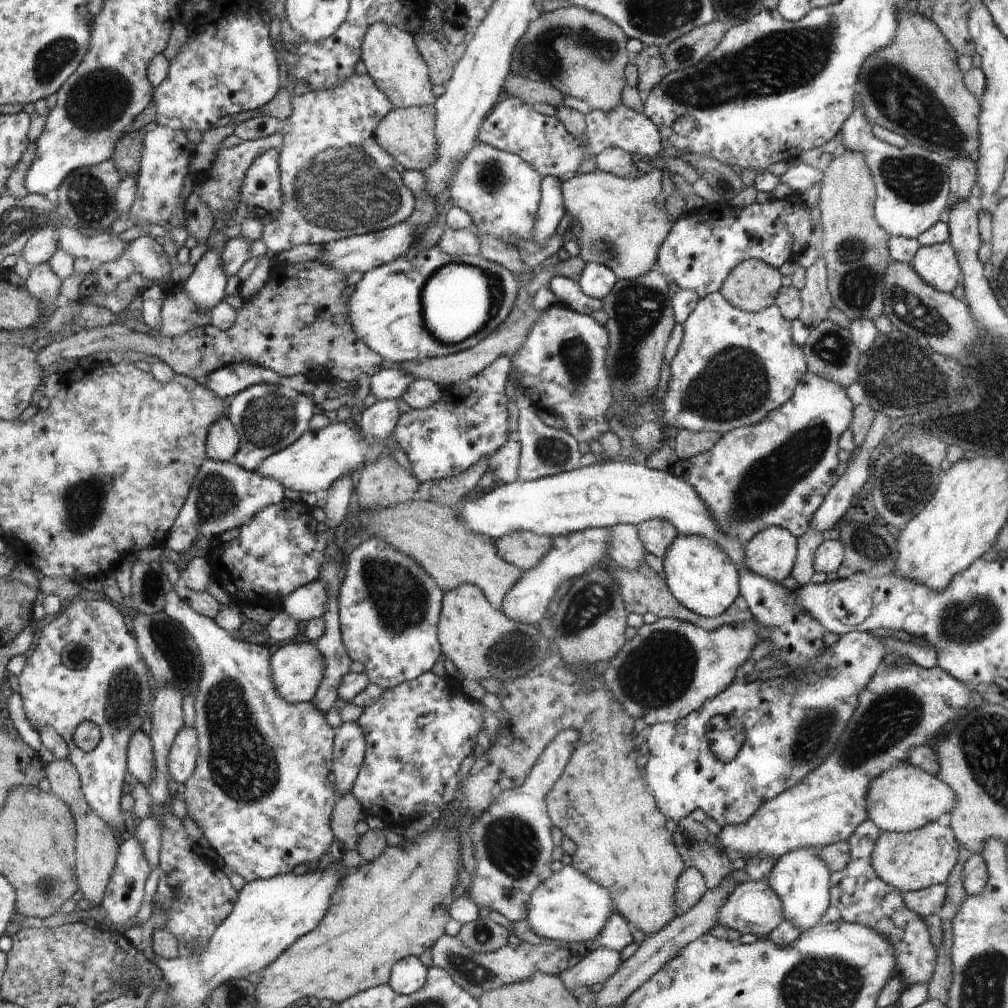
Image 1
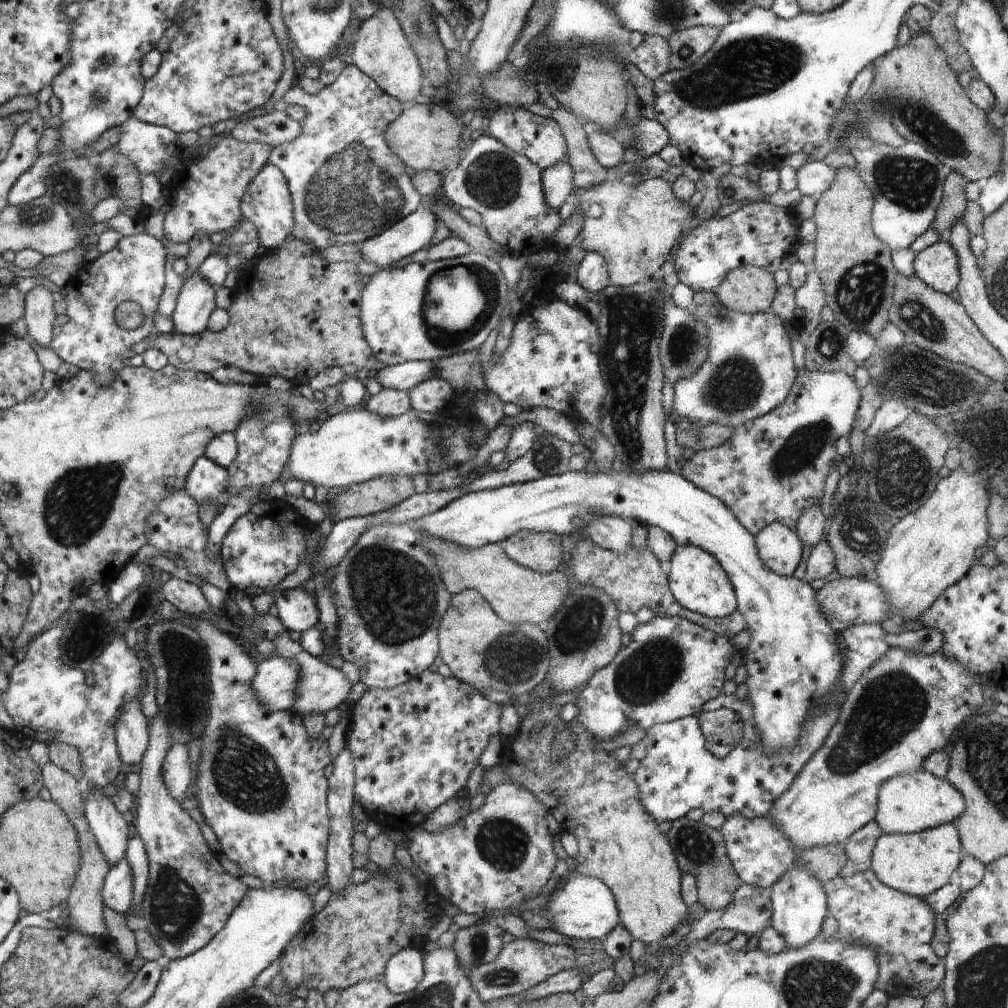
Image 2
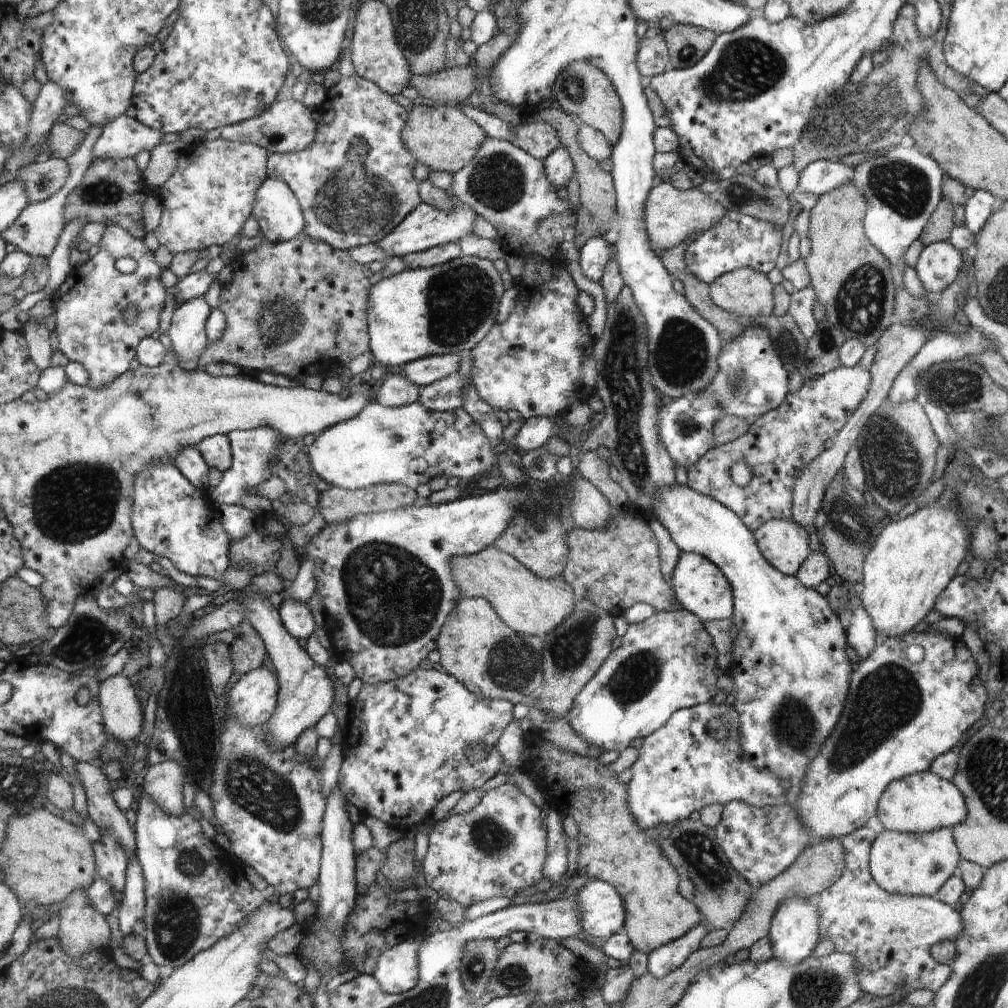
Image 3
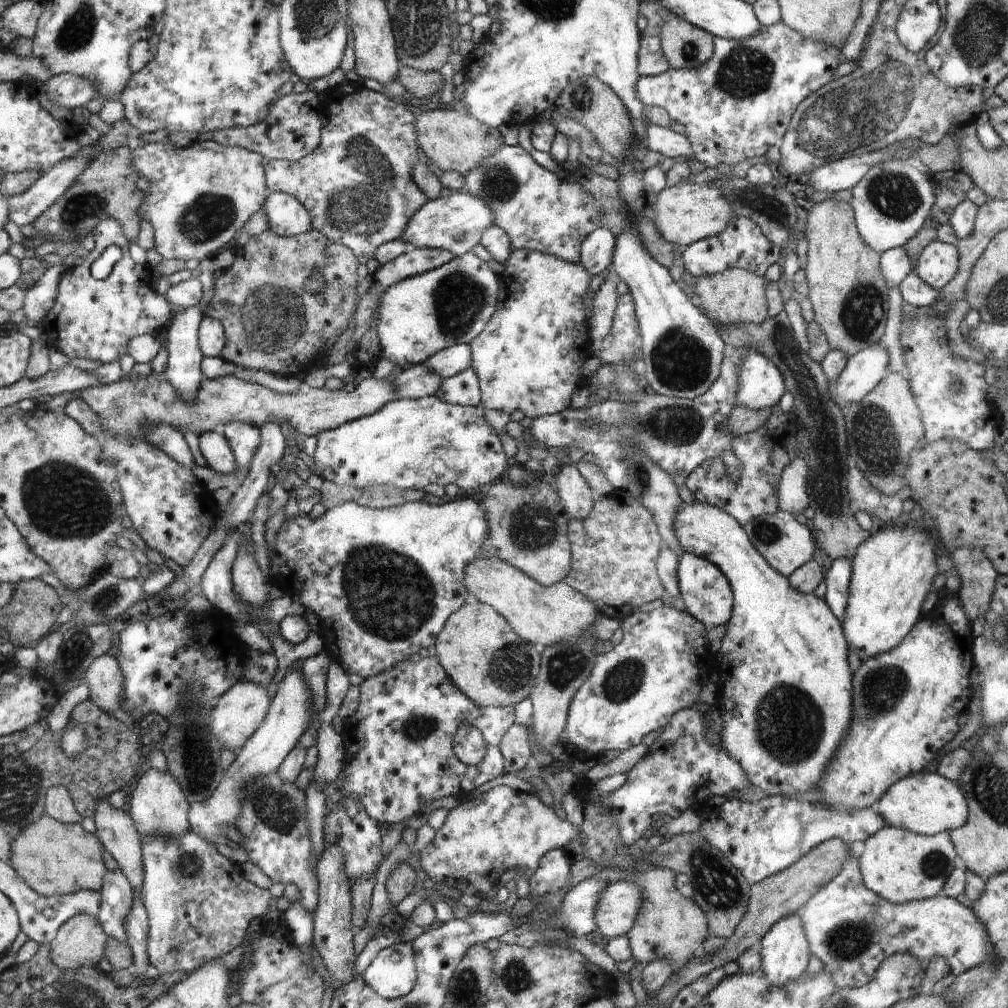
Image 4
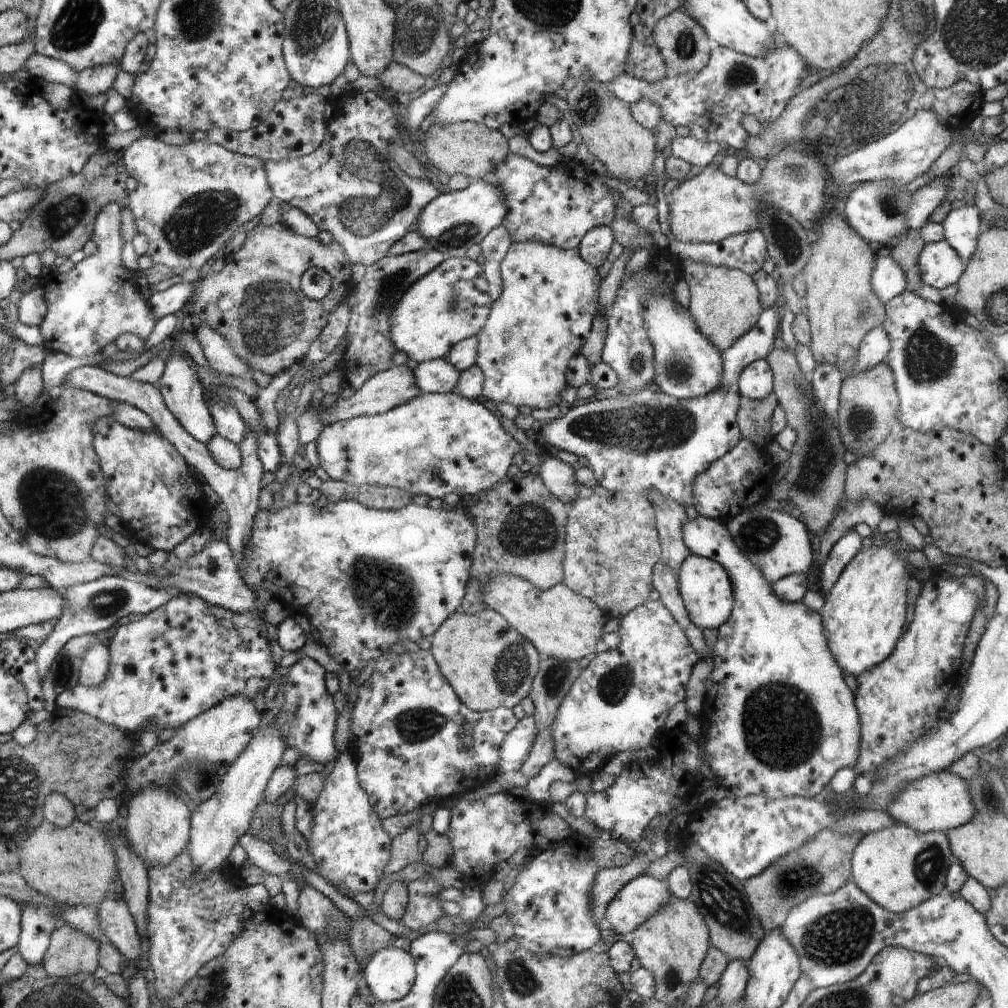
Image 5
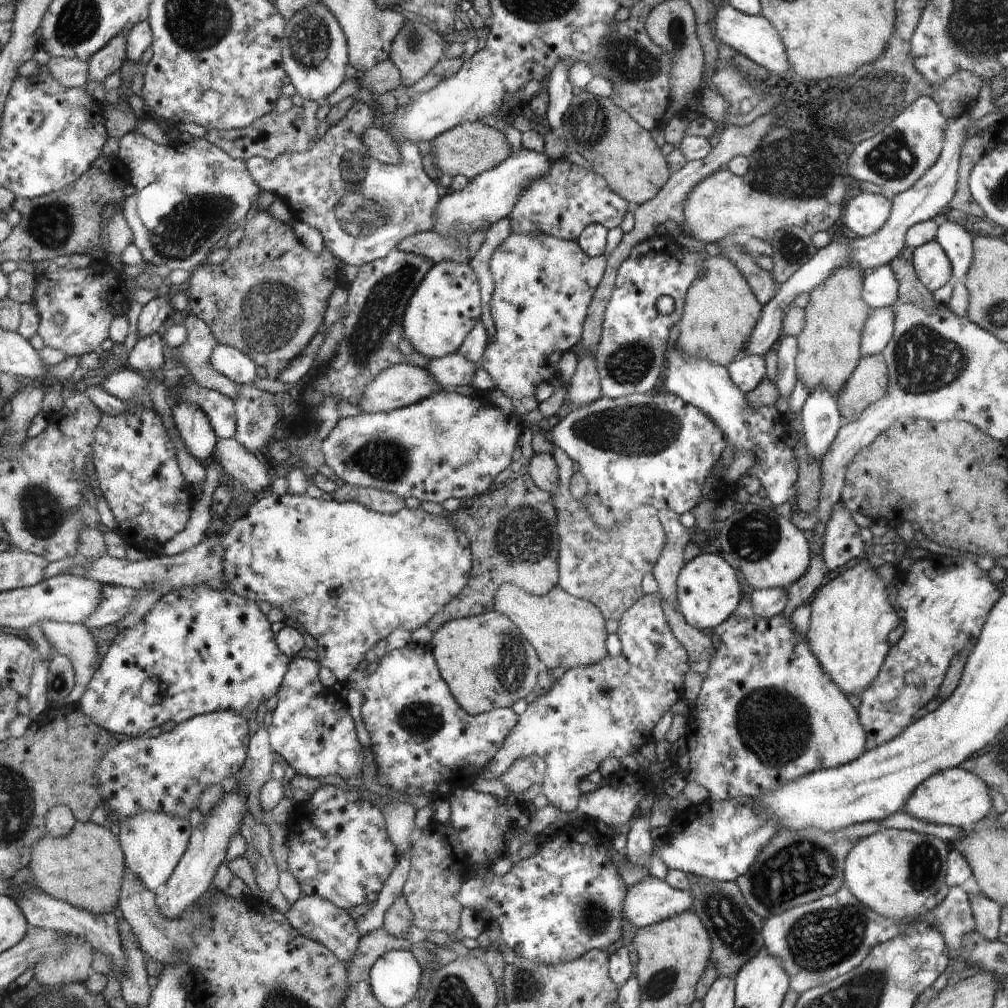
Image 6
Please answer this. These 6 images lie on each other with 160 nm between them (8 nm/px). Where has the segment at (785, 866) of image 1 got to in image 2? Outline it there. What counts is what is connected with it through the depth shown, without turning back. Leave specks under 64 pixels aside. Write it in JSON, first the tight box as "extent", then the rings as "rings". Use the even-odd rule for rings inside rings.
{"extent":[770,866,829,949],"rings":[[[793,866],[771,886],[770,895],[773,908],[771,926],[783,936],[788,949],[808,945],[820,936],[824,919],[829,912],[823,885],[813,874],[807,873],[802,867]]]}

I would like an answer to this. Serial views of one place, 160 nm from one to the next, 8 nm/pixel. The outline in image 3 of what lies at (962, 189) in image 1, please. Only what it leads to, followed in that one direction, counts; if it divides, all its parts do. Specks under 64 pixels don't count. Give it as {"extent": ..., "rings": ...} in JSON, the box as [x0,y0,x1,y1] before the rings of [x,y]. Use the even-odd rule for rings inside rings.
{"extent":[918,197,955,246],"rings":[[[943,197],[918,238],[922,241],[923,246],[936,241],[948,241],[950,231],[955,227],[953,218],[953,204]]]}

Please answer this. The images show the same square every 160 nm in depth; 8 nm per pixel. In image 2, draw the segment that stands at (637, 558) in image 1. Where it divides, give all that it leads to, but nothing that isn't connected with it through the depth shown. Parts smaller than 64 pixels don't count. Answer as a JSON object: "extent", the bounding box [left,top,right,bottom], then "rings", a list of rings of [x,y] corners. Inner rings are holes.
{"extent":[586,517,632,554],"rings":[[[602,517],[590,523],[586,530],[591,536],[591,541],[599,547],[620,554],[632,546],[631,525],[630,522],[618,517]]]}

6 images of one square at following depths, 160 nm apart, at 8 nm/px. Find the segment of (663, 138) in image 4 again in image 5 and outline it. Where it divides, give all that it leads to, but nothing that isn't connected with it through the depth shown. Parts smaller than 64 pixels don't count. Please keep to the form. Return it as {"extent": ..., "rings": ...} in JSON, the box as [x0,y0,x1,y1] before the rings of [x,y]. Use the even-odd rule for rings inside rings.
{"extent":[671,136,722,166],"rings":[[[677,136],[671,143],[672,157],[678,157],[698,166],[712,165],[722,154],[718,143],[701,143],[692,136]]]}

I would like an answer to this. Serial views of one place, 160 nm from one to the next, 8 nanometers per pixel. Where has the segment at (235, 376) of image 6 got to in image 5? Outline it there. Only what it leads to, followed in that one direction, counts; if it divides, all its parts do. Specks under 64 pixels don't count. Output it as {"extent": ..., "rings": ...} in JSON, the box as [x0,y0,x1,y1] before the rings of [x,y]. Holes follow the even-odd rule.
{"extent":[194,323,248,376],"rings":[[[201,323],[194,333],[211,369],[230,376],[240,376],[248,370],[245,362],[234,354],[233,347],[217,330]]]}

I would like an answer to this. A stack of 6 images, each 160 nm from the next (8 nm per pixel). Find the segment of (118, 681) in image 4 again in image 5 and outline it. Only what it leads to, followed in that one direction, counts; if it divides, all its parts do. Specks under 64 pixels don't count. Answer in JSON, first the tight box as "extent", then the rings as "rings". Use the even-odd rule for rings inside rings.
{"extent":[79,644,111,687],"rings":[[[94,644],[85,652],[79,672],[79,684],[87,687],[100,686],[107,677],[111,654],[103,644]]]}

